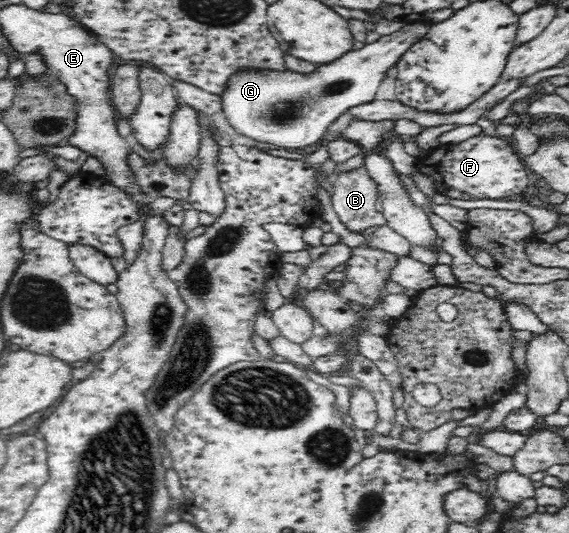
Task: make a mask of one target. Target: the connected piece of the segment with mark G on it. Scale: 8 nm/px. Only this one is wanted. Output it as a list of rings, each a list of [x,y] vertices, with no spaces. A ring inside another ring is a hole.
[[[430,19],[405,23],[400,30],[381,36],[372,43],[366,43],[358,50],[352,49],[340,58],[328,64],[317,65],[315,71],[308,74],[286,69],[283,71],[270,69],[242,69],[234,73],[226,83],[222,92],[222,112],[224,119],[240,136],[247,137],[252,142],[268,142],[278,148],[304,148],[318,146],[326,138],[328,126],[349,108],[374,102],[380,83],[386,78],[386,71],[400,60],[401,56],[428,32],[432,26]]]

